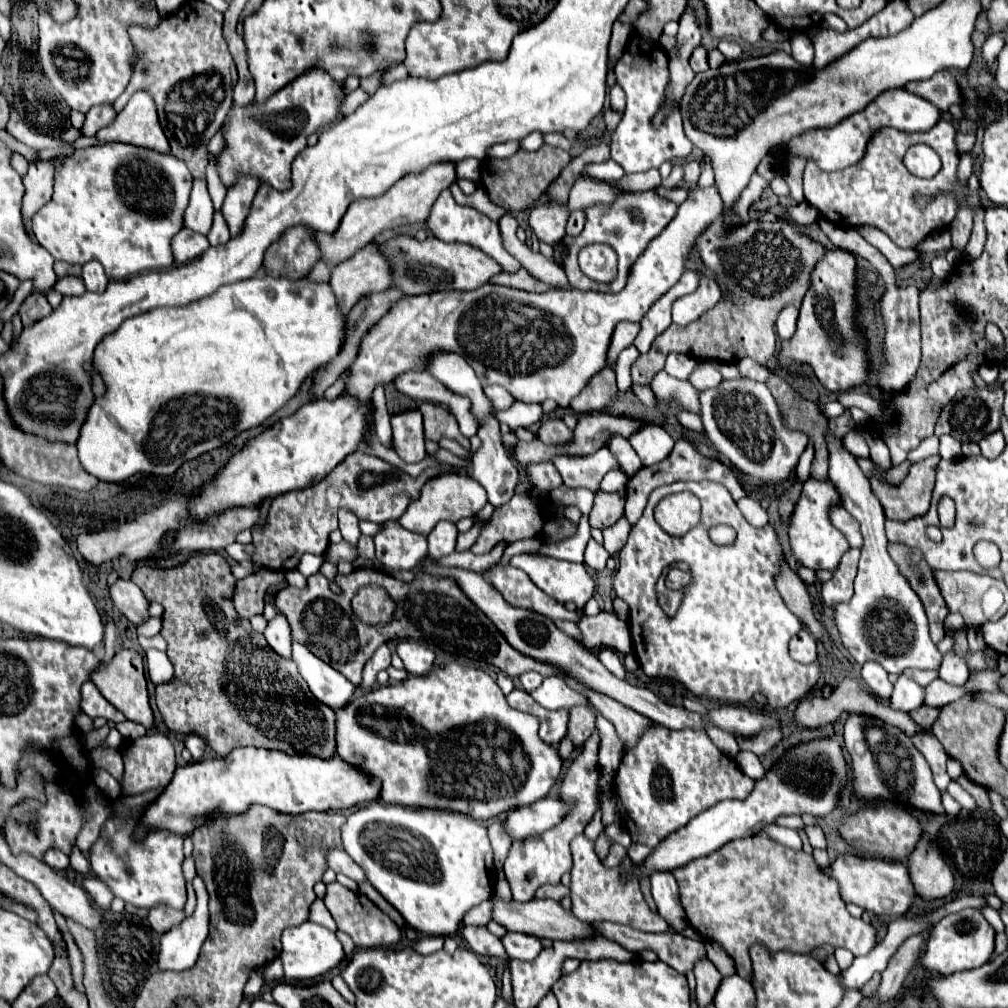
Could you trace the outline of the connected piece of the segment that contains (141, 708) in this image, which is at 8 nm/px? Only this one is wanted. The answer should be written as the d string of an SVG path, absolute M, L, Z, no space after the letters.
M119 650L109 666L99 666L97 672L91 674L91 680L95 682L95 686L99 688L99 692L119 710L125 714L127 720L131 722L139 722L143 724L147 730L153 728L155 718L153 718L153 710L149 706L149 692L147 692L147 682L145 682L145 674L143 674L143 660L135 650Z

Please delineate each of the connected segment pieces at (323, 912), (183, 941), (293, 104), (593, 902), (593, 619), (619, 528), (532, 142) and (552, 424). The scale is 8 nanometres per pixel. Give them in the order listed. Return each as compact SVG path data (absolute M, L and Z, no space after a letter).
M319 898L311 904L309 920L311 920L311 922L315 922L315 924L321 924L321 926L325 926L325 928L333 930L333 932L337 930L337 928L335 928L335 920L333 920L333 916L331 916L331 914L329 914L329 910L325 908L323 900L319 900Z
M197 876L193 880L193 888L197 892L197 908L193 916L185 918L179 926L171 928L161 938L159 950L159 970L169 972L183 972L197 962L199 950L209 934L209 910L207 910L207 890L203 880Z
M309 68L285 88L275 92L263 104L235 106L231 122L225 126L227 148L219 154L219 176L231 186L239 174L253 174L259 182L285 190L291 186L291 162L307 146L307 138L321 126L341 116L343 86L325 72L325 68Z
M583 834L575 836L571 842L571 852L573 852L573 870L571 870L571 900L573 900L573 914L579 920L589 920L589 922L617 922L617 924L627 924L633 926L635 930L643 932L667 932L669 924L655 912L649 910L645 904L639 884L635 878L623 880L625 872L629 868L629 858L613 870L605 870L593 850L593 842L589 842Z
M599 612L597 616L581 616L579 620L579 630L581 630L581 644L591 652L595 646L613 646L621 652L631 652L631 634L625 622L621 622L613 612Z
M621 516L621 520L617 520L617 524L613 524L613 526L603 530L603 536L605 536L603 546L607 548L607 552L611 556L617 554L619 548L625 546L625 540L627 540L629 532L631 532L631 524L625 520L625 516Z
M533 132L533 134L529 134L523 142L521 142L521 150L537 150L537 148L541 148L543 146L543 134L541 132Z
M543 420L539 428L539 440L549 446L569 444L573 440L573 430L569 430L563 420Z

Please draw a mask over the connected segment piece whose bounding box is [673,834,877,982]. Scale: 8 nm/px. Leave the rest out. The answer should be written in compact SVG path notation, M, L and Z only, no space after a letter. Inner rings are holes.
M765 834L733 840L723 848L719 848L717 852L713 852L711 856L697 858L687 866L677 868L673 876L679 884L681 904L685 908L691 928L695 928L697 934L701 934L701 938L705 940L711 938L713 942L717 942L735 960L737 974L749 982L753 976L749 948L753 944L761 944L769 952L789 950L795 954L811 954L815 948L823 944L831 944L833 948L851 950L853 956L865 956L877 944L877 930L871 924L865 924L861 918L849 914L845 902L837 892L839 890L837 882L821 874L813 856L785 848L769 840ZM781 890L787 890L787 894L771 896L773 892L781 892Z

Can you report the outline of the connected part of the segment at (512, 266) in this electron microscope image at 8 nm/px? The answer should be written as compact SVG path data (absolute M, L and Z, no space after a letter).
M449 188L439 194L437 202L431 208L431 214L429 214L425 226L439 240L445 240L445 242L465 242L469 246L475 246L475 248L483 250L485 254L489 254L491 258L495 258L503 266L505 272L517 272L521 268L521 264L501 246L501 234L499 234L497 222L489 220L485 214L479 214L475 208L457 204L455 198L451 196Z

